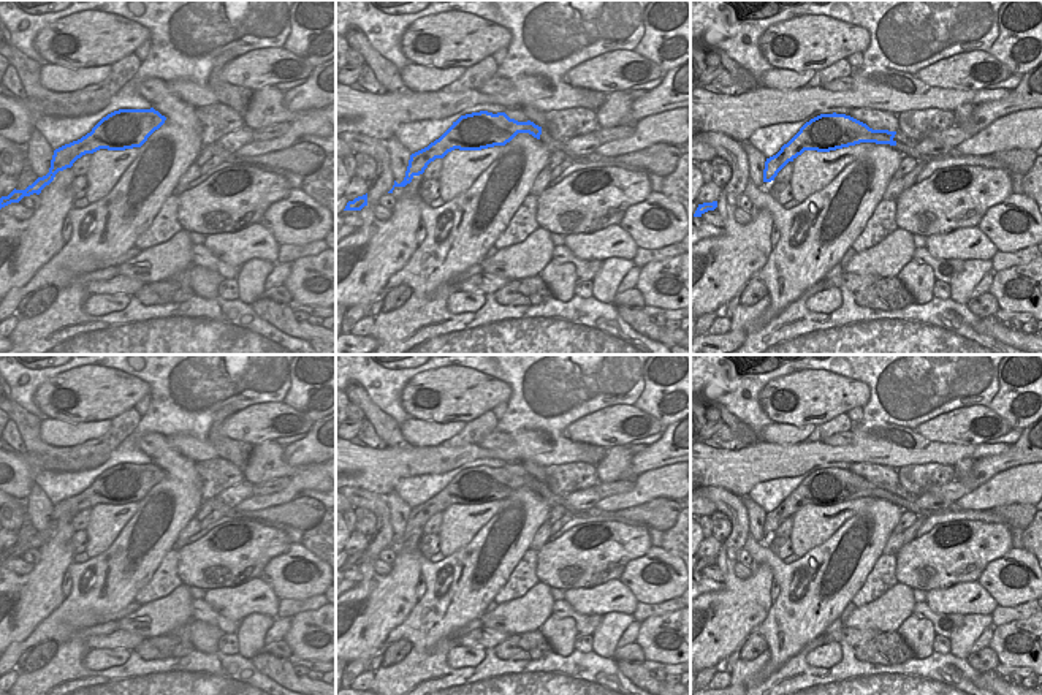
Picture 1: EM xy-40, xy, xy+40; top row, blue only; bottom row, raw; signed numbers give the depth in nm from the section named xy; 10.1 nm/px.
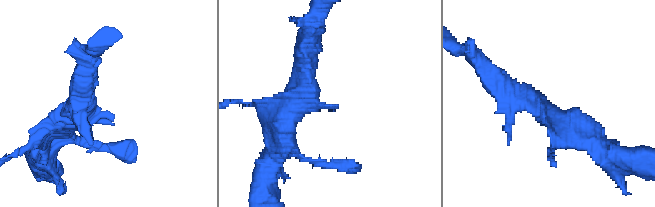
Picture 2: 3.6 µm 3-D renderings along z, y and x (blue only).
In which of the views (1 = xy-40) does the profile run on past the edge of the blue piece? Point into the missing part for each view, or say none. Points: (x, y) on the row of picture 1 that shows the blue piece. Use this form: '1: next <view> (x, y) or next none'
1: next none

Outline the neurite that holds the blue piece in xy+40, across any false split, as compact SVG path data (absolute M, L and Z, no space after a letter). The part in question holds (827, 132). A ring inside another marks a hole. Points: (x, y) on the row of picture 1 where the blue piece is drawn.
M820 114L806 122L776 155L766 158L763 182L774 180L778 173L804 150L830 152L860 142L896 146L895 135L896 131L873 130L846 114Z

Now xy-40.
M154 108L150 109L119 109L103 117L90 133L78 141L65 144L54 150L49 173L38 177L25 190L13 190L0 198L0 209L19 203L24 196L40 195L49 185L59 171L71 168L73 163L86 154L100 149L125 150L141 147L147 138L165 123L166 117Z

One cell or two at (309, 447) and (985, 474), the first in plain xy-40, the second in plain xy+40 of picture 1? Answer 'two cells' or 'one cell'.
one cell

